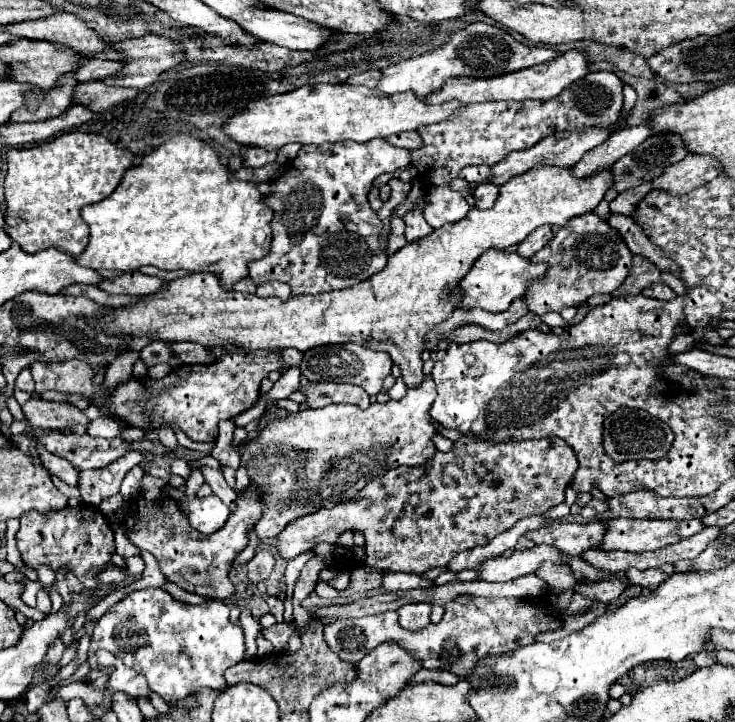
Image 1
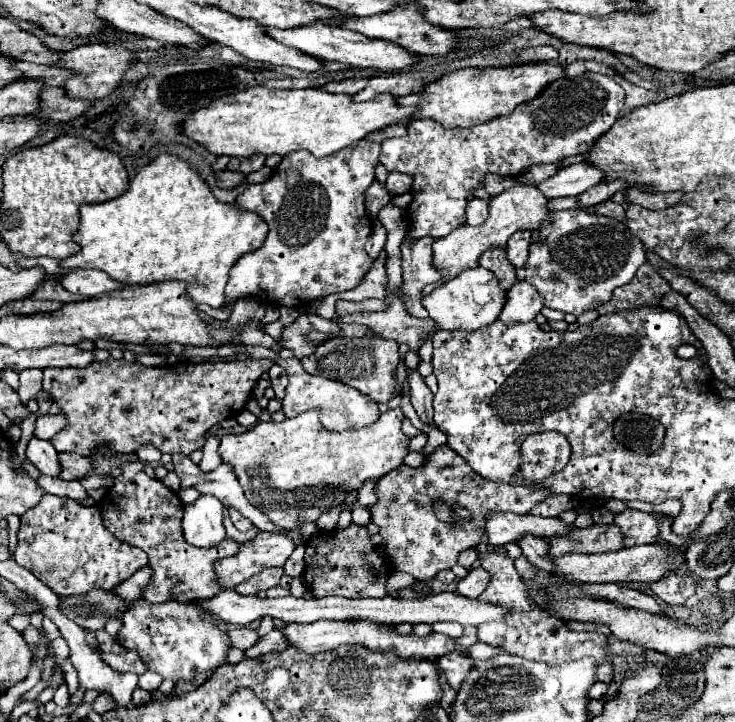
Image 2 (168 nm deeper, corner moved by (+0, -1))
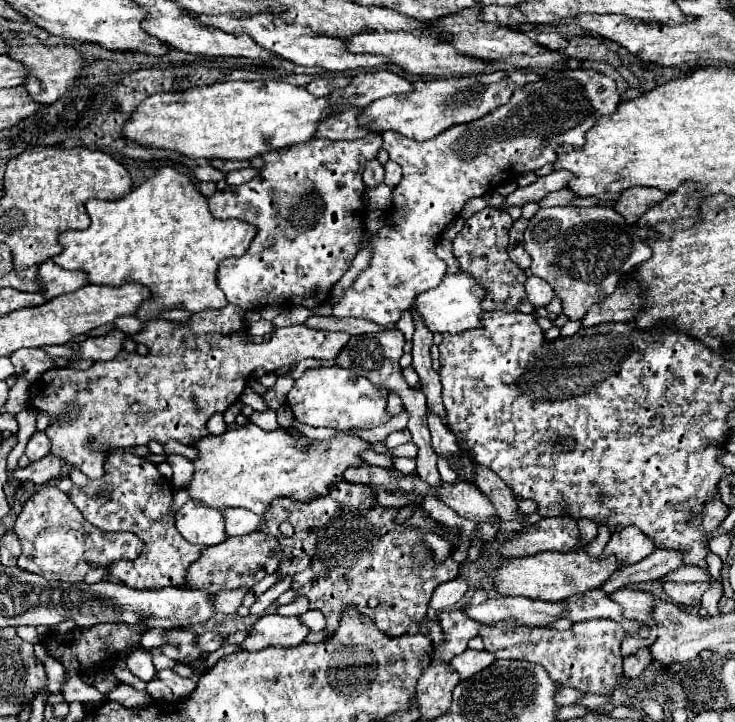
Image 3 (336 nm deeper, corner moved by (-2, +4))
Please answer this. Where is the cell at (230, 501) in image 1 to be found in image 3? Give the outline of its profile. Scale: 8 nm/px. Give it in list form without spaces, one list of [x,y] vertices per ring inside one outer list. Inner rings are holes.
[[[230,508],[222,510],[224,522],[226,522],[226,536],[244,536],[250,532],[256,532],[258,526],[262,524],[262,518],[256,514],[250,514],[250,510],[242,508]]]

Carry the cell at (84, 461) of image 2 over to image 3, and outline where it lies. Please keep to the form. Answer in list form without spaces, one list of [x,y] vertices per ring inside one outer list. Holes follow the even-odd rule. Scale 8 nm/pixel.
[[[48,454],[46,458],[38,462],[30,462],[26,468],[18,468],[12,474],[12,480],[18,482],[20,486],[24,482],[34,482],[34,484],[56,484],[62,474],[62,462]]]

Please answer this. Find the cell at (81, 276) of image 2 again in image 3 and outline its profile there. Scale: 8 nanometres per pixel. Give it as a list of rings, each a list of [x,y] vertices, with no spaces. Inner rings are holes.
[[[46,260],[38,268],[38,286],[42,288],[44,298],[52,300],[60,294],[74,292],[80,286],[86,286],[86,274],[84,272],[66,272],[60,266],[56,266],[52,260]]]

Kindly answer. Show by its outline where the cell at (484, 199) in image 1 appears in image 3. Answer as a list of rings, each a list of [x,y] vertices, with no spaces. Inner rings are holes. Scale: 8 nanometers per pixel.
[[[484,208],[482,212],[466,220],[464,228],[452,240],[452,252],[460,264],[460,272],[468,272],[470,276],[474,276],[476,282],[486,290],[486,296],[482,300],[482,310],[534,314],[534,306],[526,298],[526,290],[524,290],[524,282],[526,282],[524,270],[518,268],[506,254],[508,232],[512,222],[514,220],[510,218],[508,212],[496,208]]]

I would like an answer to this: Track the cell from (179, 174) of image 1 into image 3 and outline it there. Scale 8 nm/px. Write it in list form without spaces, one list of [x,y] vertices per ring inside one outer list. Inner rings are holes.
[[[170,166],[156,170],[156,174],[142,182],[136,190],[132,190],[122,200],[88,200],[86,210],[90,214],[90,228],[86,230],[66,230],[58,236],[62,254],[52,260],[64,270],[82,270],[86,274],[88,284],[102,286],[122,286],[124,282],[138,282],[150,290],[150,300],[144,300],[136,312],[140,320],[152,320],[160,316],[164,310],[182,308],[188,312],[216,310],[228,304],[222,290],[216,286],[216,268],[218,262],[230,256],[246,254],[252,238],[256,236],[256,228],[242,220],[222,220],[218,222],[210,210],[208,200],[198,192],[196,184],[176,172]]]

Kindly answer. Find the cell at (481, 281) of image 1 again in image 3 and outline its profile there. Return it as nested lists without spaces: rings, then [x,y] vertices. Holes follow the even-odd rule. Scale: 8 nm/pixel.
[[[446,274],[440,282],[438,288],[426,292],[426,294],[418,294],[416,300],[412,302],[410,308],[414,308],[414,312],[418,312],[422,316],[422,322],[426,328],[430,328],[434,334],[460,334],[472,328],[480,326],[480,302],[484,298],[484,290],[482,286],[478,286],[478,282],[474,282],[474,278],[470,278],[468,274]]]

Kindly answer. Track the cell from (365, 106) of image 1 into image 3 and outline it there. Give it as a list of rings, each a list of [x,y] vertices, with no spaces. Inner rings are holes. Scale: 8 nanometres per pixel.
[[[218,82],[202,88],[188,88],[184,92],[160,92],[148,96],[134,108],[120,134],[142,148],[172,150],[192,160],[250,160],[270,150],[312,140],[318,122],[322,122],[332,108],[334,106],[328,102],[328,98],[316,98],[304,88],[286,82]]]

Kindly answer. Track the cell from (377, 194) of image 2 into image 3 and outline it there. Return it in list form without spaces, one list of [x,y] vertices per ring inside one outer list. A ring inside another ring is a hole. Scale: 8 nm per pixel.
[[[370,160],[370,162],[366,162],[364,184],[366,184],[368,188],[374,188],[374,186],[382,184],[382,180],[384,180],[384,168],[382,168],[382,164],[380,164],[378,160]]]

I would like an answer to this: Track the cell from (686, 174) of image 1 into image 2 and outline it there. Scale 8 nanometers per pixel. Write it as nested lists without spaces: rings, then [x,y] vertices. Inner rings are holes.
[[[630,187],[626,191],[628,203],[636,203],[648,209],[670,209],[682,199],[682,191],[676,193],[658,193],[658,191],[640,191],[640,187]]]

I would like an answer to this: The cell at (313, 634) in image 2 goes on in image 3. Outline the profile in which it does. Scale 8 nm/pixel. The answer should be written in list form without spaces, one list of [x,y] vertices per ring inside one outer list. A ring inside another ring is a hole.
[[[262,616],[250,628],[248,636],[240,644],[242,650],[258,652],[270,646],[298,646],[308,636],[308,628],[296,616]]]

